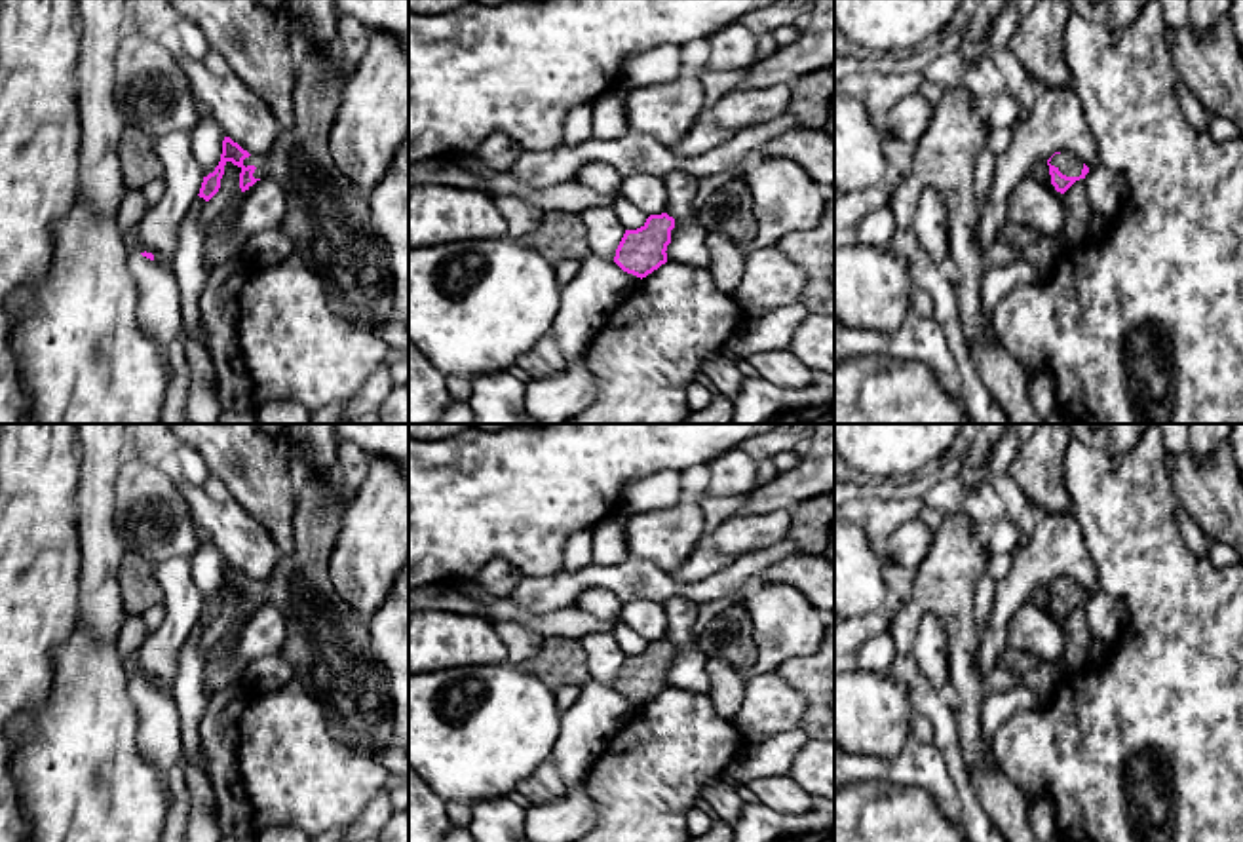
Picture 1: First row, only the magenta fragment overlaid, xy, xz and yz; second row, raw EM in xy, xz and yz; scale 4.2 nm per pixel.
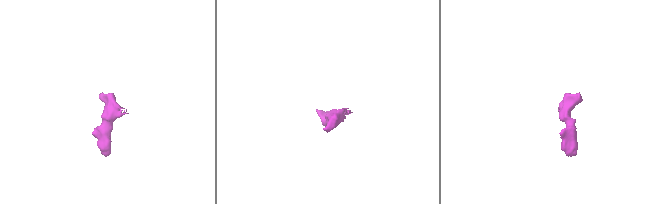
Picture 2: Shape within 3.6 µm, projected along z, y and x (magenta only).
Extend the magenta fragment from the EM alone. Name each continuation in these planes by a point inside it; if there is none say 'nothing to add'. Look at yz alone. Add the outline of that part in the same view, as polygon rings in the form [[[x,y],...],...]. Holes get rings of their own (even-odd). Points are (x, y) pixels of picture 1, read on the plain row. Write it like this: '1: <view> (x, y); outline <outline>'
1: yz (1069, 590); outline [[[1070,578],[1055,580],[1049,587],[1066,603],[1080,603],[1083,589]]]

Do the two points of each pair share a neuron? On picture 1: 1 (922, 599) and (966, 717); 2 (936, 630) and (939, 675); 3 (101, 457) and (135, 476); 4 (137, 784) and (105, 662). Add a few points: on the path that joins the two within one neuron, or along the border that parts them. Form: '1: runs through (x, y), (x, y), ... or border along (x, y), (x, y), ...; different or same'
1: runs through (955, 620), (960, 628), (966, 685); same
2: runs through (936, 641), (936, 664); same
3: border along (128, 455), (116, 478), (113, 512); different
4: runs through (109, 753), (105, 749), (105, 692); same

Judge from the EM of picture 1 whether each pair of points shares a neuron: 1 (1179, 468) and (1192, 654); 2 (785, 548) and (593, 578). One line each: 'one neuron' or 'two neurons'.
1: two neurons
2: one neuron

